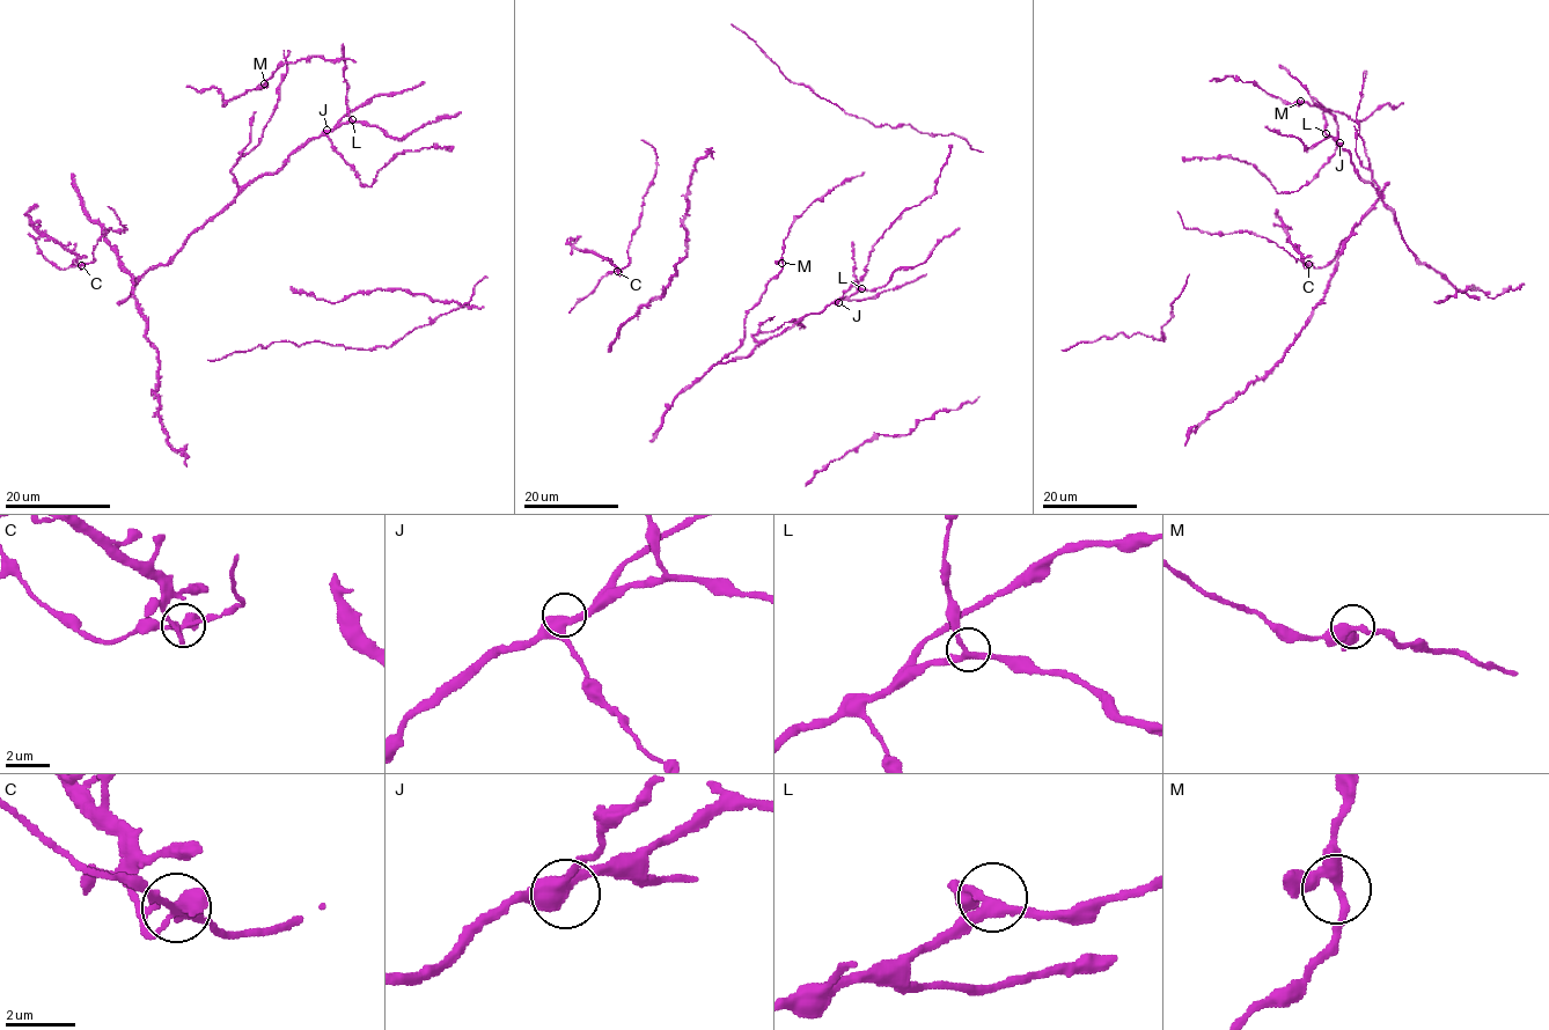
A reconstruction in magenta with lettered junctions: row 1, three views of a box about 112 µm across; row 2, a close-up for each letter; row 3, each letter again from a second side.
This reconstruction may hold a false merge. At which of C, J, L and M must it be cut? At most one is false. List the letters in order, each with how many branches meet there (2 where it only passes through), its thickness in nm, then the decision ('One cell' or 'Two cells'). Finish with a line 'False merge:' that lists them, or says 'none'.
C: Branches: 3. Thickness 280 nm. Two cells
J: Branches: 3. Thickness 380 nm. One cell
L: Branches: 3. Thickness 240 nm. One cell
M: Branches: 3. Thickness 300 nm. One cell
False merge: C

